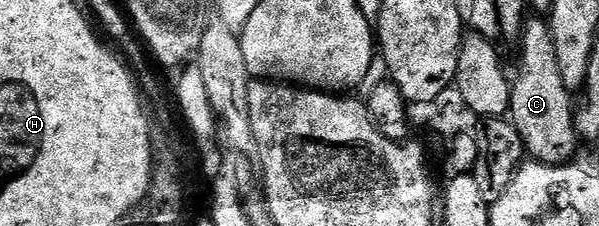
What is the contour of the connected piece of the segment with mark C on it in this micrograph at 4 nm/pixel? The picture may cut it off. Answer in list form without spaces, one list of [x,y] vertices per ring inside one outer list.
[[[531,18],[523,25],[519,47],[519,73],[514,73],[511,85],[509,119],[517,134],[521,134],[526,155],[541,164],[566,164],[575,152],[575,108],[572,93],[561,82],[557,66],[557,46],[553,46],[550,23],[543,18]]]

